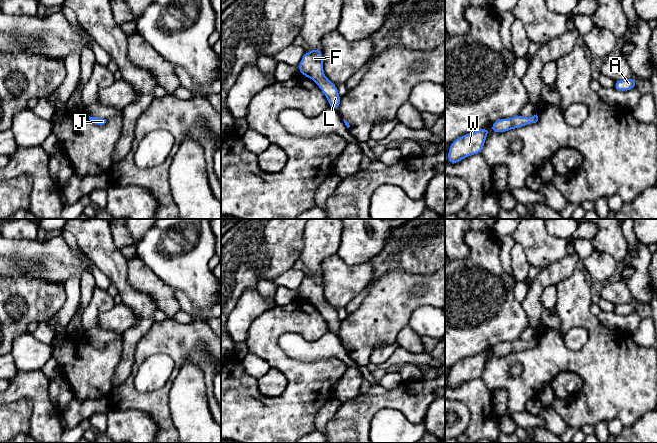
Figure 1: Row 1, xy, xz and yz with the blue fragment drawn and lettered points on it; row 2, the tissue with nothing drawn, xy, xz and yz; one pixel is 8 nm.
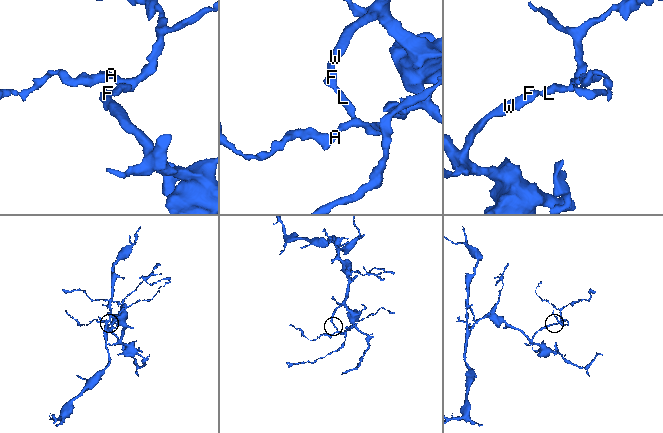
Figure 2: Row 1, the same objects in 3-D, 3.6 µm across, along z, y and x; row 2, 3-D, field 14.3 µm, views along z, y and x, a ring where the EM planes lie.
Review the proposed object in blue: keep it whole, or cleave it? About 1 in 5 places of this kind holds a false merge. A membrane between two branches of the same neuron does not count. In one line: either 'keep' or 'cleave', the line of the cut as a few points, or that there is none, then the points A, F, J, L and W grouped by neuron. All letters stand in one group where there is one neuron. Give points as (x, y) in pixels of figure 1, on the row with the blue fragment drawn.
keep; cut none; groups A F J L W

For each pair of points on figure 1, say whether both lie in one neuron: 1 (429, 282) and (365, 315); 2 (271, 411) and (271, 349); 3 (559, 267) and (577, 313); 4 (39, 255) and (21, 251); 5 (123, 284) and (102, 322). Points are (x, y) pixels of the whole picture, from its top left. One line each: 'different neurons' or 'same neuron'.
1: same neuron
2: same neuron
3: different neurons
4: same neuron
5: different neurons

